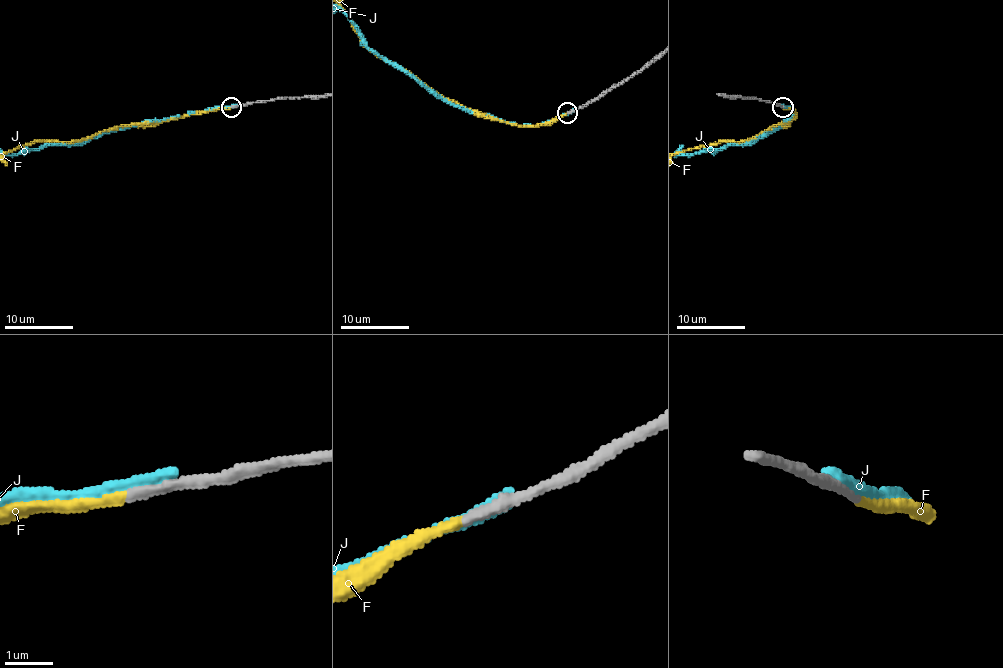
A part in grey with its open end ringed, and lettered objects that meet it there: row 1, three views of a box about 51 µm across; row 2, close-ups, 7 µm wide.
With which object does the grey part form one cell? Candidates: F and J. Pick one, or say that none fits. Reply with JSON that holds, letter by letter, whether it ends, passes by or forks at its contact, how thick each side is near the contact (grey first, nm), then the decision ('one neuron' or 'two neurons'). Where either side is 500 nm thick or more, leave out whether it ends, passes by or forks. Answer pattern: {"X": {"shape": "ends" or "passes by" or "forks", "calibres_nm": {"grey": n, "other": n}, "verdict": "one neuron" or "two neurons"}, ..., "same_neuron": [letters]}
{"F": {"shape": "ends", "calibres_nm": {"grey": 240, "other": 190}, "verdict": "one neuron"}, "J": {"shape": "ends", "calibres_nm": {"grey": 280, "other": 320}, "verdict": "two neurons"}, "same_neuron": ["F"]}

